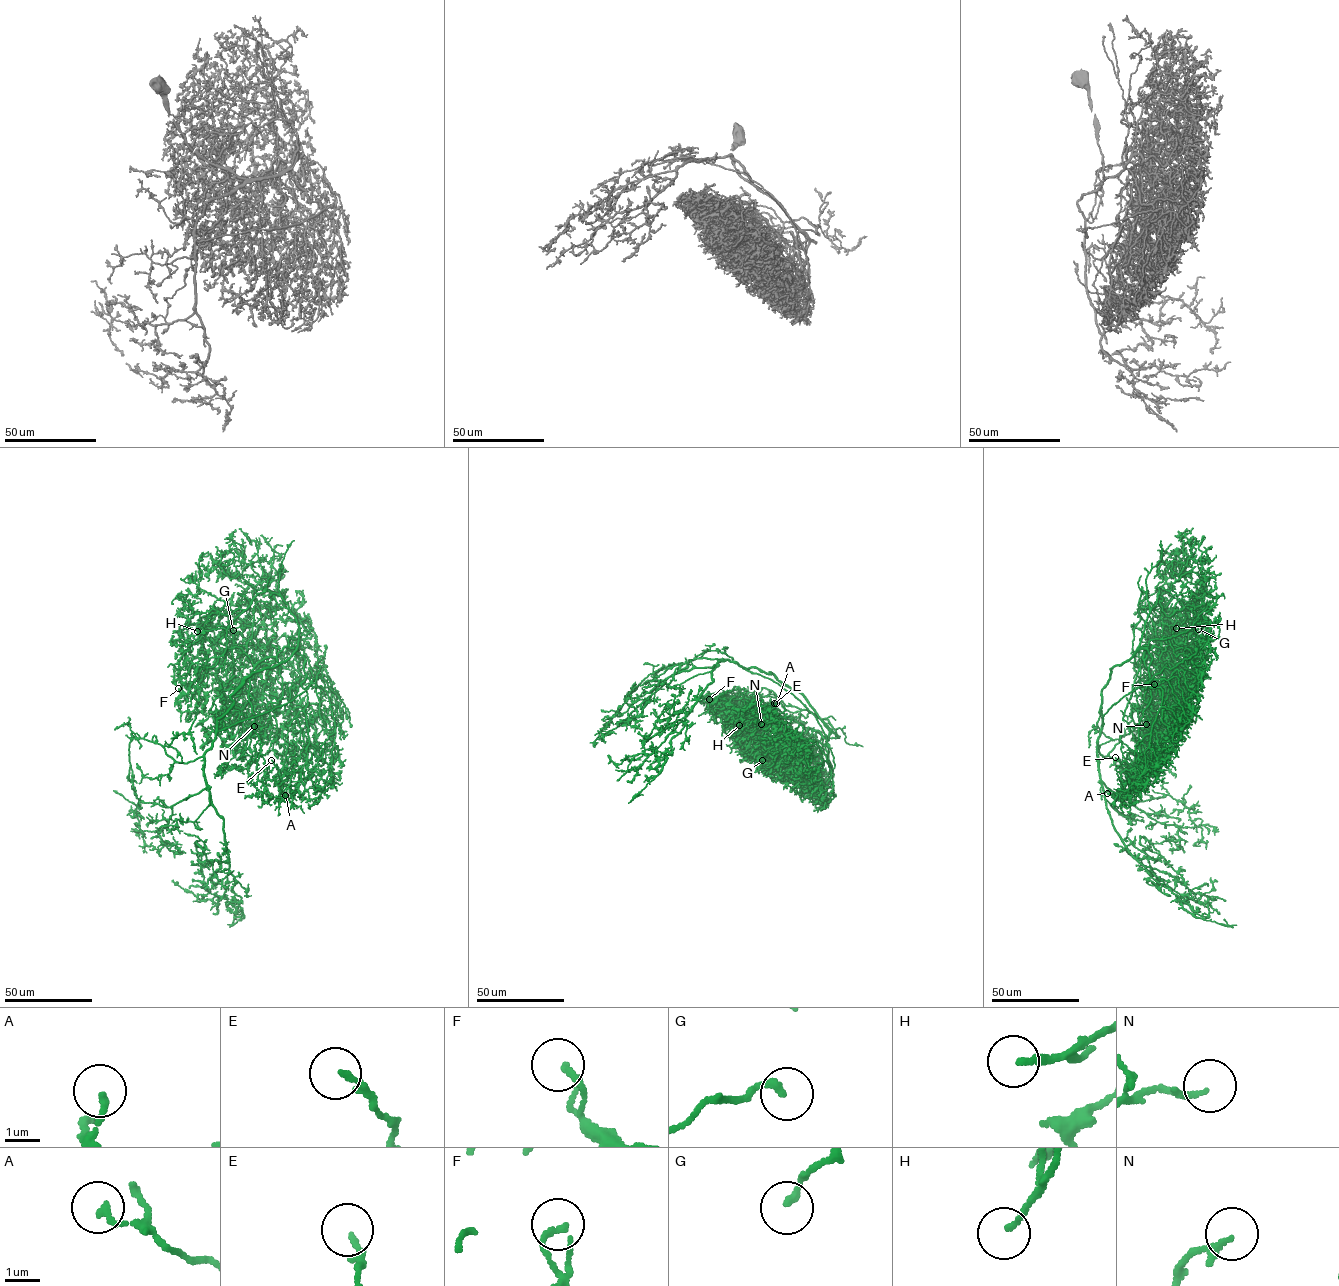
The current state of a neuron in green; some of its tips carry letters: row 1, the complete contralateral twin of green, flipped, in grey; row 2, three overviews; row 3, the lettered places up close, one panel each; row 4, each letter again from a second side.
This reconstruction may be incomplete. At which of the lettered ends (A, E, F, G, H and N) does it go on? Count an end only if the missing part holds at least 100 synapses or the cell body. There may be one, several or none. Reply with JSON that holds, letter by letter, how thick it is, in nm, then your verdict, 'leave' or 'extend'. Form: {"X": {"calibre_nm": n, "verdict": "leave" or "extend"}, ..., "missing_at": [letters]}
{"A": {"calibre_nm": 190, "verdict": "leave"}, "E": {"calibre_nm": 150, "verdict": "leave"}, "F": {"calibre_nm": 160, "verdict": "leave"}, "G": {"calibre_nm": 200, "verdict": "leave"}, "H": {"calibre_nm": 180, "verdict": "leave"}, "N": {"calibre_nm": 170, "verdict": "leave"}, "missing_at": []}

